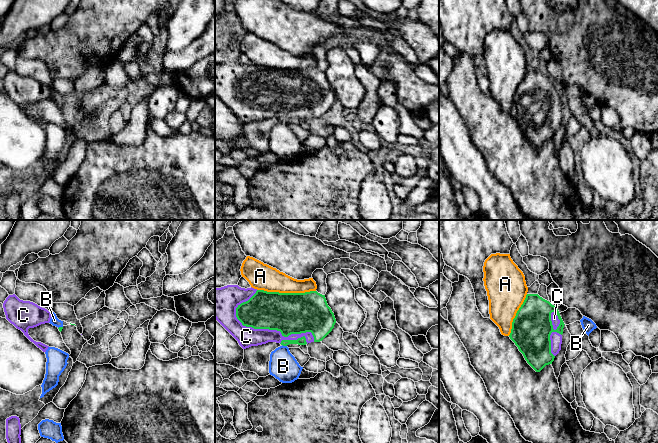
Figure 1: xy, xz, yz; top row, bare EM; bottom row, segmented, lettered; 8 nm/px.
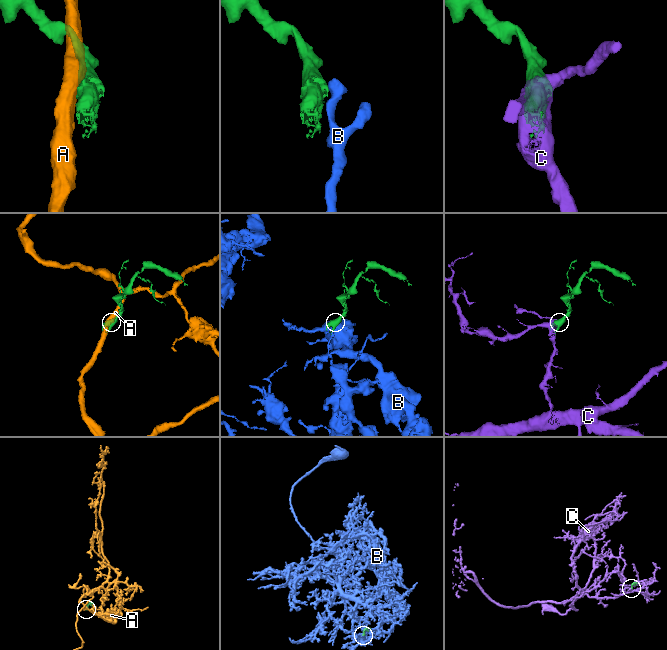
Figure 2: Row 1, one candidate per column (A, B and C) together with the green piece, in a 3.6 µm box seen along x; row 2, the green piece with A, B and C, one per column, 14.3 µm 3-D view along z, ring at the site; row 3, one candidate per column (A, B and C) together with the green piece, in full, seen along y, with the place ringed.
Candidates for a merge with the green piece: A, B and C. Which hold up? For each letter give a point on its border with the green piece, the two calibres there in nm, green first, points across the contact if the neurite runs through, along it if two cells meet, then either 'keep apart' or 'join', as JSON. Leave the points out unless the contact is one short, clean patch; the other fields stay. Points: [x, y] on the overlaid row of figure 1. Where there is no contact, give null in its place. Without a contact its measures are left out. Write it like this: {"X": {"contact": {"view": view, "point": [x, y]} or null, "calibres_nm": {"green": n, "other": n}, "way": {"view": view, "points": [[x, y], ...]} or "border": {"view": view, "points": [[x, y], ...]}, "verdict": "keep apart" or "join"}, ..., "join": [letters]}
{"A": {"contact": {"view": "xz", "point": [286, 293]}, "calibres_nm": {"green": 340, "other": 220}, "verdict": "keep apart"}, "B": {"contact": {"view": "xz", "point": [284, 345]}, "calibres_nm": {"green": 60, "other": 220}, "border": {"view": "xz", "points": [[282, 344], [286, 346]]}, "verdict": "keep apart"}, "C": {"contact": {"view": "xz", "point": [273, 329]}, "calibres_nm": {"green": 340, "other": 160}, "verdict": "join"}, "join": ["C"]}

